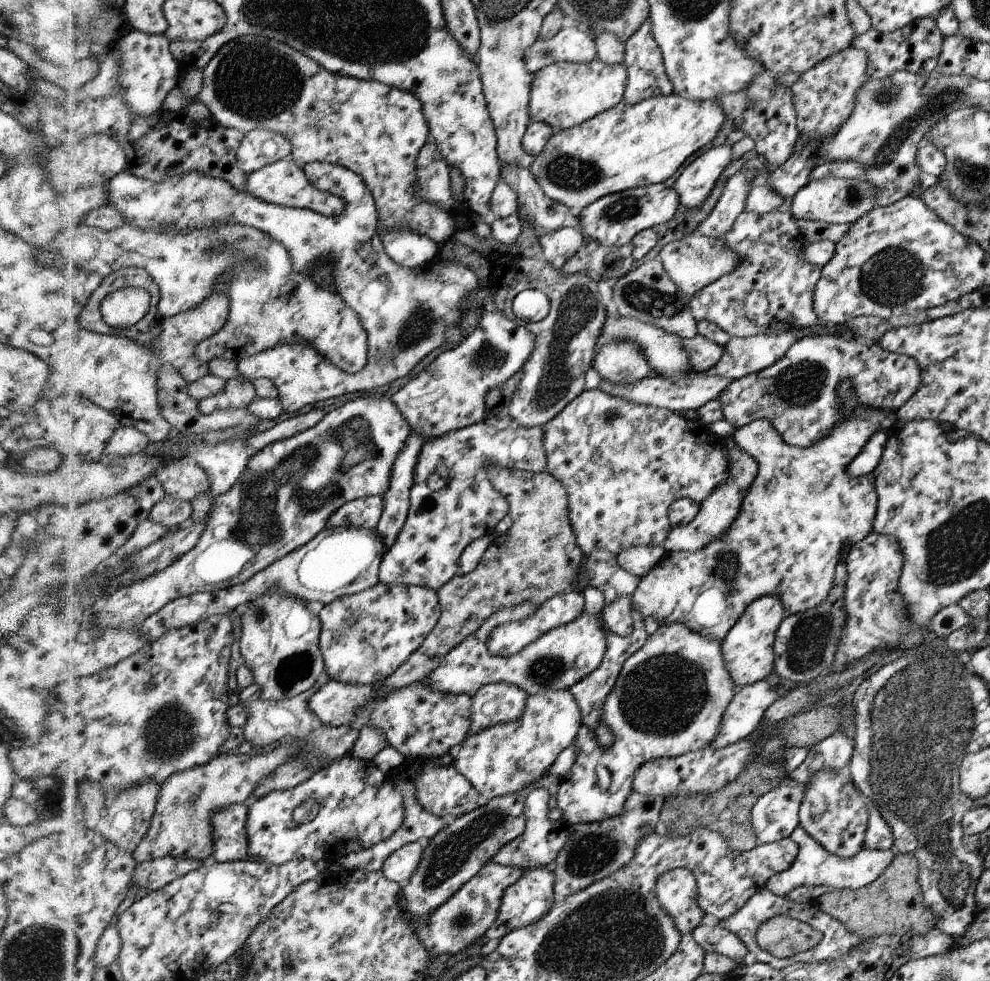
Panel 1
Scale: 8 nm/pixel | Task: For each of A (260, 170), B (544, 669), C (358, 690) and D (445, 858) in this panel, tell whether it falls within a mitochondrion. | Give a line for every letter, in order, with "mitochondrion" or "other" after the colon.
A: other
B: mitochondrion
C: other
D: mitochondrion

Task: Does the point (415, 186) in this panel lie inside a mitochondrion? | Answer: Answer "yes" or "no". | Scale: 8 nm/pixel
no

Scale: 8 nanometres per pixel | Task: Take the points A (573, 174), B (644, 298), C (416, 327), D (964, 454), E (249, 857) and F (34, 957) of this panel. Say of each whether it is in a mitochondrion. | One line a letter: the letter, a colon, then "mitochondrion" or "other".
A: mitochondrion
B: mitochondrion
C: mitochondrion
D: other
E: other
F: mitochondrion

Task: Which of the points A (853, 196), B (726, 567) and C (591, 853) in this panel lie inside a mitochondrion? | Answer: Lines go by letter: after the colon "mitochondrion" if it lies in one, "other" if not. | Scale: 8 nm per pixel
A: mitochondrion
B: mitochondrion
C: mitochondrion

